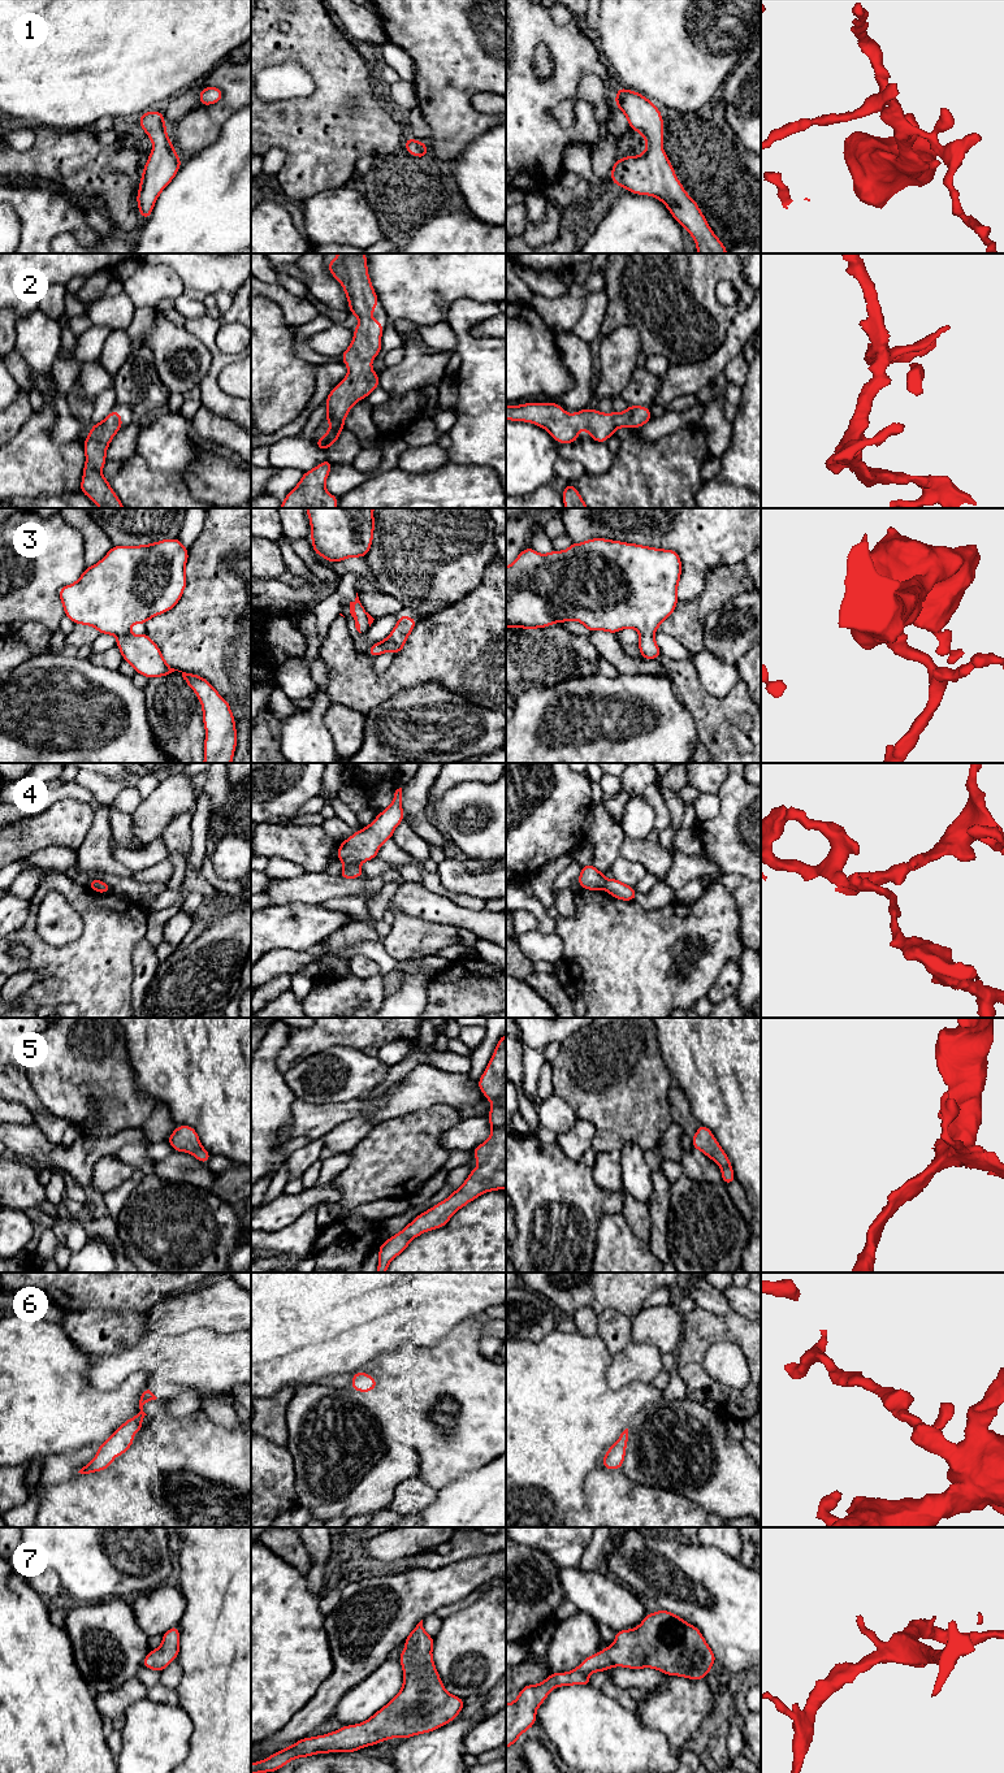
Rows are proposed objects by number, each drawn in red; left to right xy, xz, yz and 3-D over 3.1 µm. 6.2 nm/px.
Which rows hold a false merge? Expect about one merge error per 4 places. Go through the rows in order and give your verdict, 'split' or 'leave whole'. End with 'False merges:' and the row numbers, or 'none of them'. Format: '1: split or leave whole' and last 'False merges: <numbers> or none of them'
1: leave whole
2: leave whole
3: leave whole
4: split
5: leave whole
6: leave whole
7: leave whole
False merges: 4

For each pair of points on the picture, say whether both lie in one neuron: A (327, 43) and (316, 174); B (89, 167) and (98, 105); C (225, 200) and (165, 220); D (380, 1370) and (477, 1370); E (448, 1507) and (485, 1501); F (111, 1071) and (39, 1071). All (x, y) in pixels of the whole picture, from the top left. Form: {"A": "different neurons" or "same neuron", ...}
{"A": "same neuron", "B": "different neurons", "C": "same neuron", "D": "same neuron", "E": "same neuron", "F": "same neuron"}

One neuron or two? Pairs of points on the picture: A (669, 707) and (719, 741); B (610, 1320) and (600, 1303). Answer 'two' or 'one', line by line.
A: two
B: two

